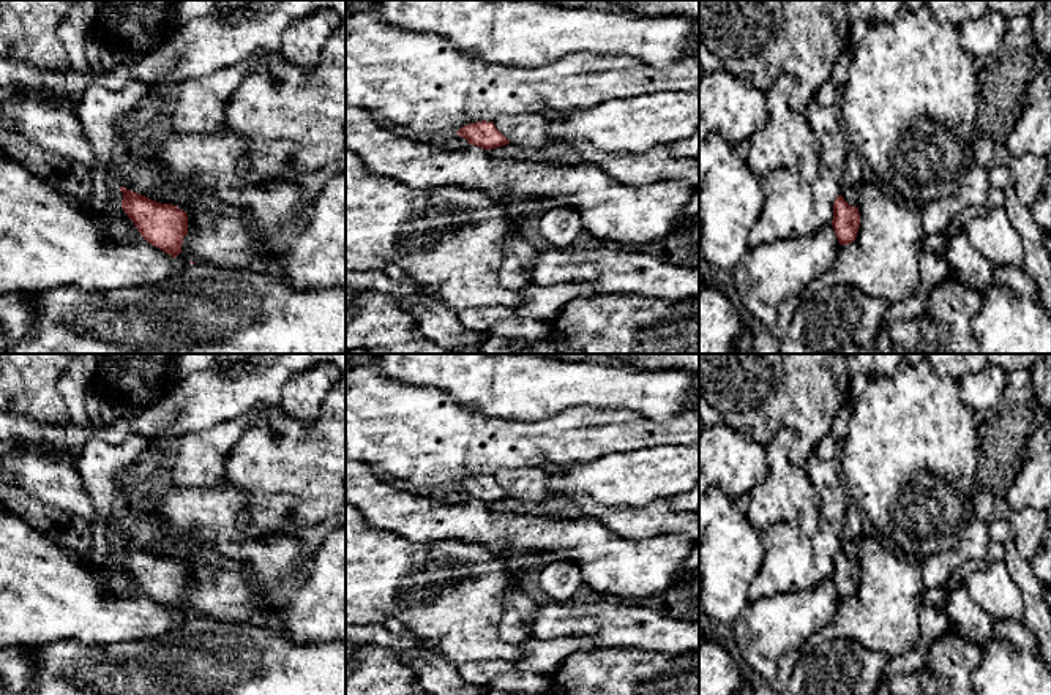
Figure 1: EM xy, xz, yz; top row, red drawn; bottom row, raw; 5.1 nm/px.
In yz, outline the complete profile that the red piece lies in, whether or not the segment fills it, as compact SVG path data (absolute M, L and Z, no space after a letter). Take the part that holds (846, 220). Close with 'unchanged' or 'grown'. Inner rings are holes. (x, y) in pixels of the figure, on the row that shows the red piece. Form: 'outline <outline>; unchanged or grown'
outline M841 194L833 202L832 226L840 245L852 243L860 227L858 207L849 205Z; unchanged

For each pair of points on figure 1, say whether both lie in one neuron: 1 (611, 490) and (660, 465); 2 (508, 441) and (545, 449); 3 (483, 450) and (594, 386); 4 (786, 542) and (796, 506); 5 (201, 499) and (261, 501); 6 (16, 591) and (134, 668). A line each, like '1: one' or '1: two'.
1: one
2: one
3: two
4: two
5: two
6: two

